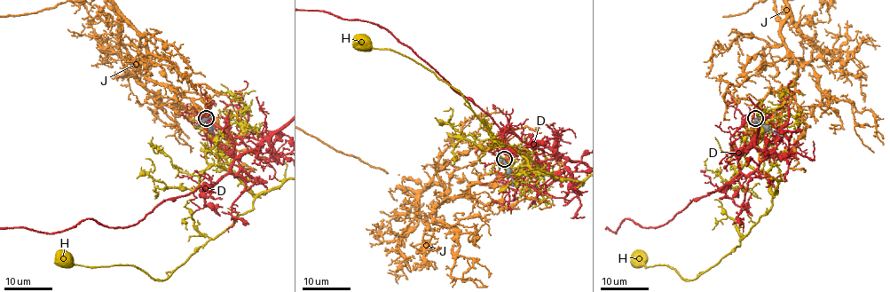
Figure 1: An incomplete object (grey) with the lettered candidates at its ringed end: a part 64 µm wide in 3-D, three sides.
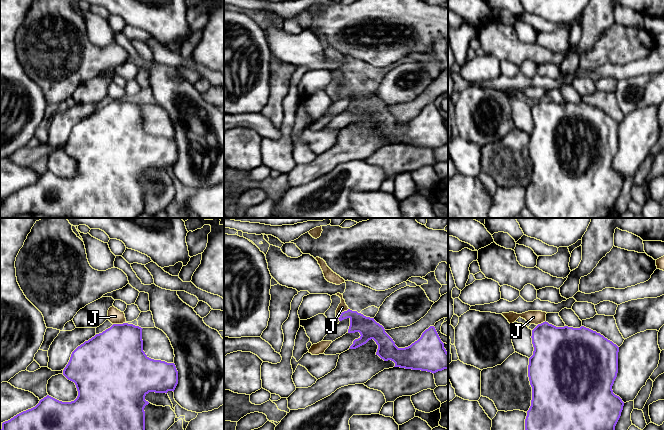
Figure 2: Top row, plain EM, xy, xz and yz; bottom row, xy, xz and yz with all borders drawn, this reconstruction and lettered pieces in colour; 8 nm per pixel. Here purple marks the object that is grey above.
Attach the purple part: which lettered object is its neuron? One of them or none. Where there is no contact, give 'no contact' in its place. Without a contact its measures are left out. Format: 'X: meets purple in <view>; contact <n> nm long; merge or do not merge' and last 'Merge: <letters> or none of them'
D: no contact; do not merge
H: no contact; do not merge
J: meets purple in xy; contact 110 nm long; do not merge
Merge: none of them

